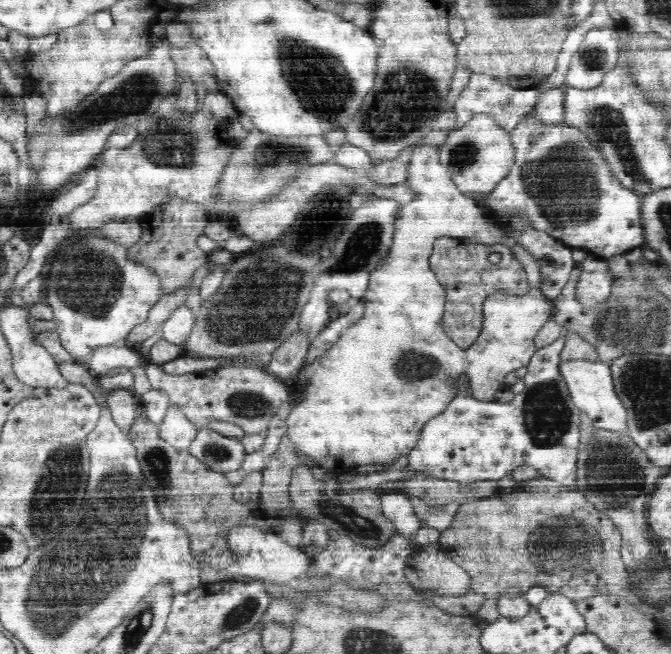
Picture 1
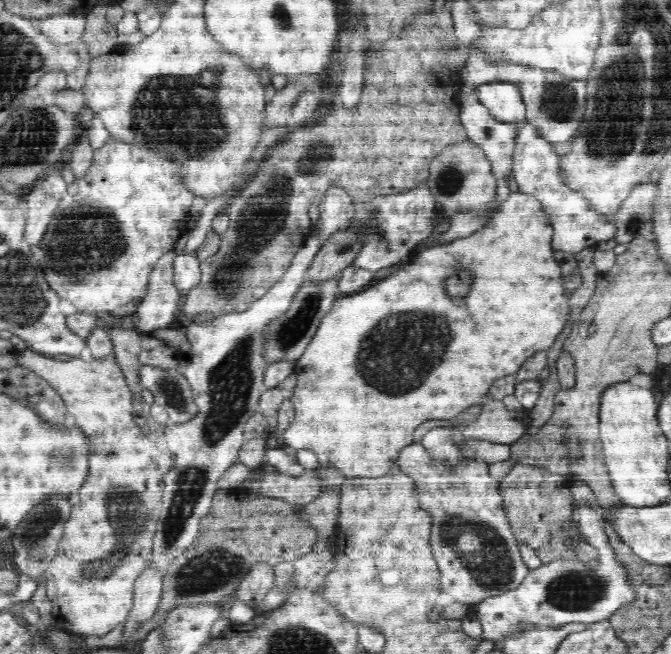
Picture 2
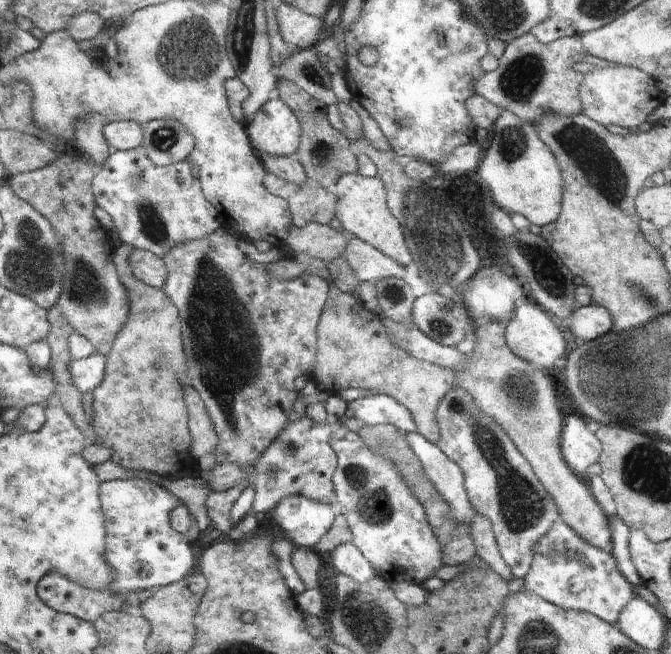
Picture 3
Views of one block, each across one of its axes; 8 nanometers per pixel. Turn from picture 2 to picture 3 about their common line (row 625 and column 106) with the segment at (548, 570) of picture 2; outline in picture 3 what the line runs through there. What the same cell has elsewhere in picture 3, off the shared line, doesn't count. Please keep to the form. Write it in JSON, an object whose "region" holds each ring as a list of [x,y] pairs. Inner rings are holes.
{"region":[[[130,478],[130,479],[114,479],[111,481],[103,482],[103,488],[101,493],[103,499],[103,506],[105,510],[105,514],[107,515],[107,526],[108,526],[108,562],[112,564],[112,568],[117,570],[118,578],[114,580],[114,584],[111,586],[111,590],[114,592],[118,592],[118,594],[133,594],[136,592],[140,592],[140,590],[150,590],[156,589],[157,587],[165,587],[171,585],[173,582],[179,581],[181,578],[184,578],[190,570],[192,570],[192,566],[194,566],[196,562],[196,557],[192,554],[190,549],[190,544],[188,543],[188,539],[186,535],[180,534],[179,531],[176,531],[172,526],[172,513],[175,512],[176,509],[179,509],[180,506],[183,505],[183,502],[172,494],[172,492],[166,487],[162,486],[162,484],[158,484],[158,482],[154,482],[154,480],[149,480],[147,478]]]}

